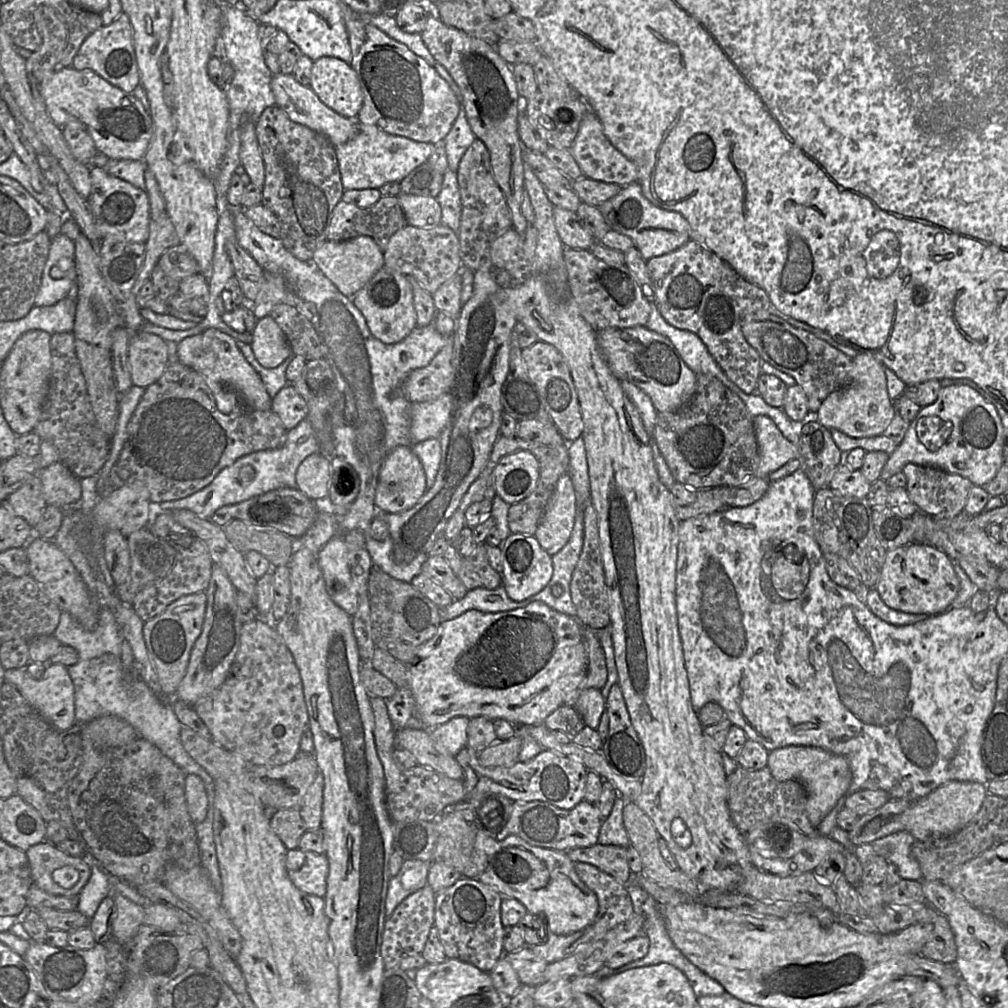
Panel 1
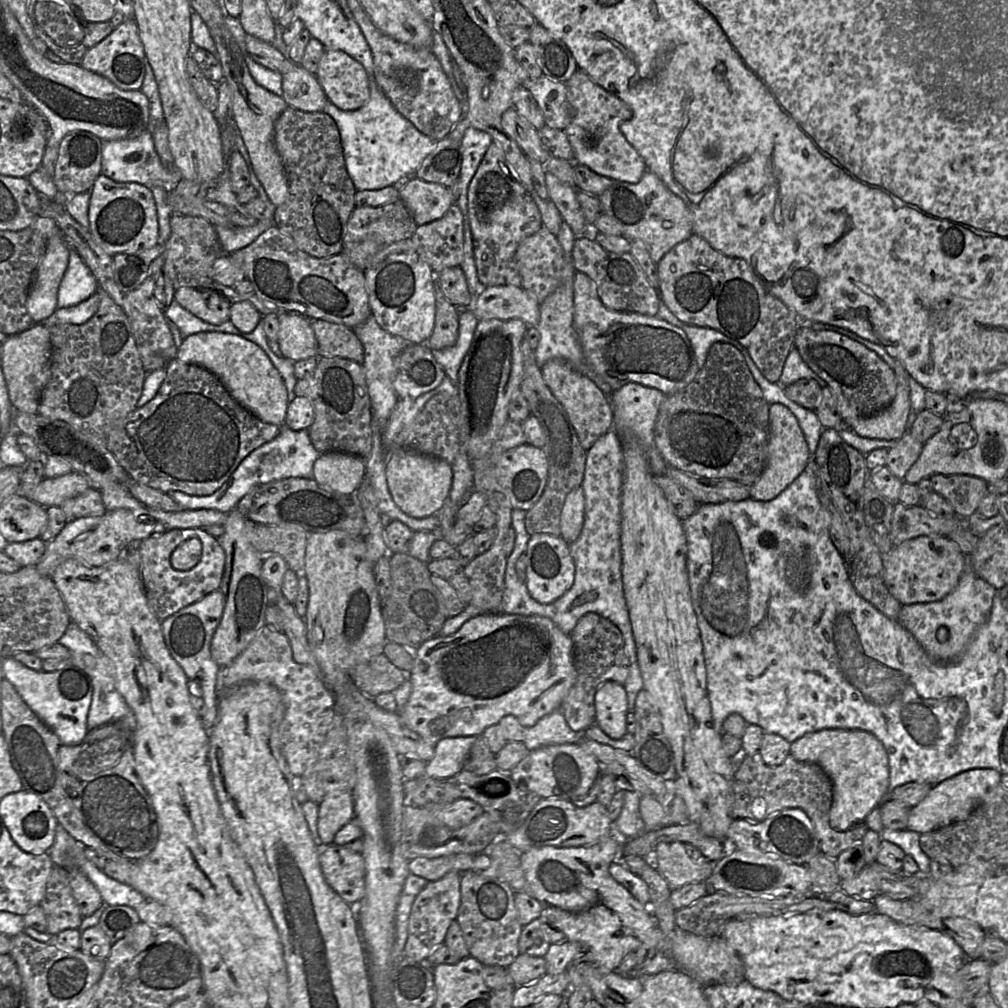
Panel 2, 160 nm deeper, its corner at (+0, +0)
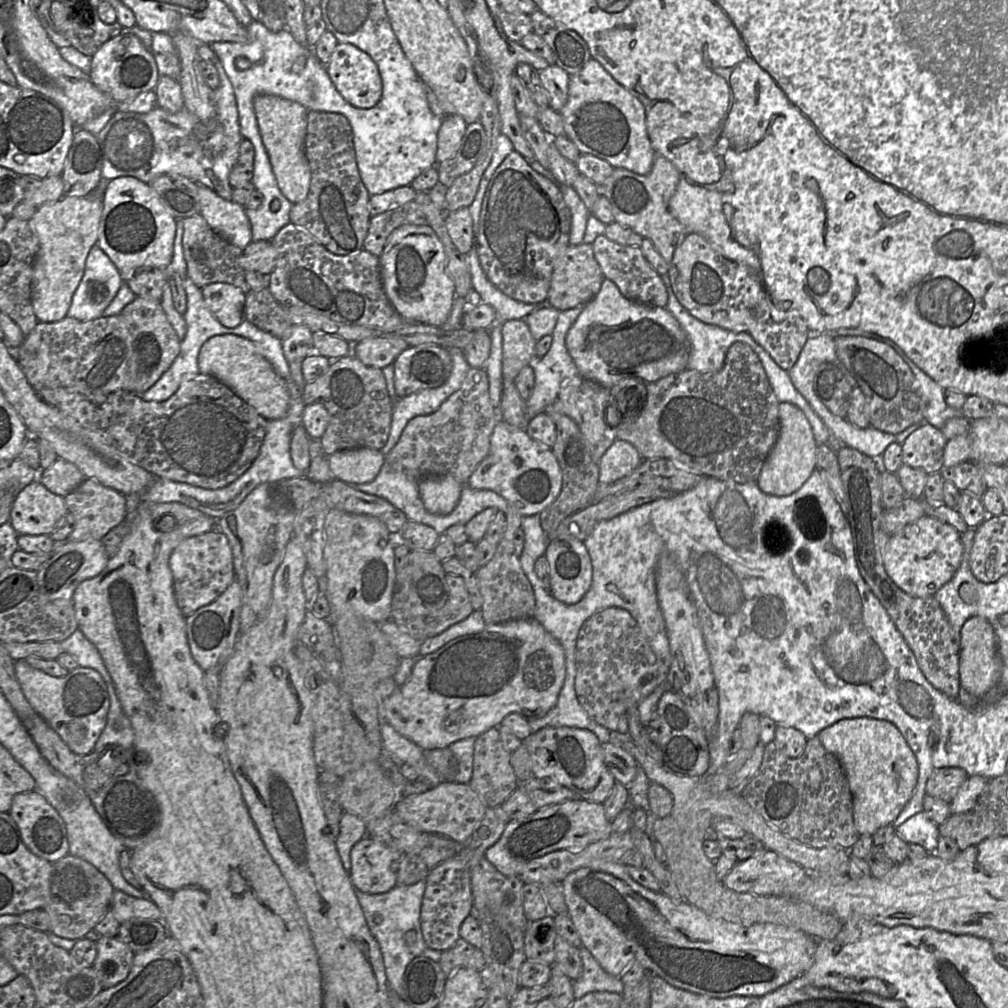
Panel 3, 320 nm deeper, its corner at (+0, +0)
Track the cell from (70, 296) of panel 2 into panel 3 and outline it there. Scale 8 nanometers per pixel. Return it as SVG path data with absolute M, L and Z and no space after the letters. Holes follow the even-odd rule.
M97 244L94 245L87 256L84 274L73 294L67 316L81 321L102 317L123 283L111 259Z

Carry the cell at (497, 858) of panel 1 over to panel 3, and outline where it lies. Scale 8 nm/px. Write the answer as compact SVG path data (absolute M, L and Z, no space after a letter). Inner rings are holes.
M593 862L588 867L580 868L571 872L563 881L563 894L567 905L567 915L572 920L581 939L581 944L593 955L600 966L609 974L620 977L624 971L633 965L641 965L647 972L657 975L667 983L694 993L699 993L715 998L724 998L736 995L760 996L771 992L780 986L794 980L813 963L817 949L818 940L812 936L784 925L774 923L758 923L751 926L742 926L720 918L713 918L694 905L682 901L674 903L663 893L651 891L635 880L626 871L625 865L621 862Z

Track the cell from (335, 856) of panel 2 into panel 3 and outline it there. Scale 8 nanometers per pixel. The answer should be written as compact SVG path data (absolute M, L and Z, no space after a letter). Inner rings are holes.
M372 837L359 840L351 849L349 876L355 890L369 894L389 891L397 885L396 864L405 854Z

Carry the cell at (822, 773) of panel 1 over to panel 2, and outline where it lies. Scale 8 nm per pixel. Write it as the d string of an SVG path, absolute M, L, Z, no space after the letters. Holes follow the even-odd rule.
M821 729L793 741L790 756L800 762L818 764L833 785L833 802L829 823L833 829L845 831L864 822L866 817L889 793L889 763L883 744L863 730Z

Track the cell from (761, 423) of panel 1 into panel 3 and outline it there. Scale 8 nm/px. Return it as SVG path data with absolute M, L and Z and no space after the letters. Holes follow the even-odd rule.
M779 402L779 432L756 481L759 489L769 495L785 496L798 490L816 467L817 443L803 411L790 402Z

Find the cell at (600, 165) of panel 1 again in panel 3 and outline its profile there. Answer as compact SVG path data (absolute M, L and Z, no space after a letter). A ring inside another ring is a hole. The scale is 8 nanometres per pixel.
M591 58L579 72L570 76L567 101L559 114L565 135L580 153L596 156L614 168L625 168L640 175L647 175L651 171L656 153L647 131L645 108L597 60Z

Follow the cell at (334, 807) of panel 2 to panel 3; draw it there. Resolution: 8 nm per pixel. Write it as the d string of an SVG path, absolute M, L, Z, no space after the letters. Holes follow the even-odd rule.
M346 811L341 817L339 834L335 838L335 843L343 866L348 873L351 867L351 849L359 840L367 836L366 825L364 820Z

